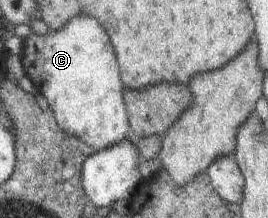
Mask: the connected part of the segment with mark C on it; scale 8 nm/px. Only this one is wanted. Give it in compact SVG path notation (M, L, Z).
M78 16L66 22L60 30L48 30L44 35L35 35L24 38L27 44L21 56L21 63L25 76L30 78L37 90L46 98L49 108L53 112L57 125L80 141L91 146L94 150L104 150L120 144L126 140L129 122L123 98L123 84L116 72L114 48L102 30L102 26L90 16Z

